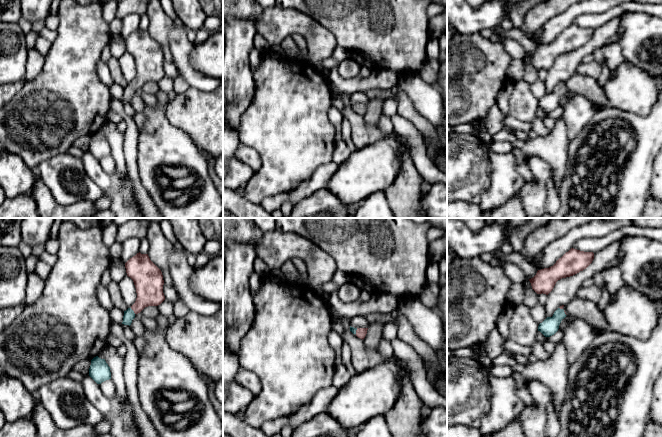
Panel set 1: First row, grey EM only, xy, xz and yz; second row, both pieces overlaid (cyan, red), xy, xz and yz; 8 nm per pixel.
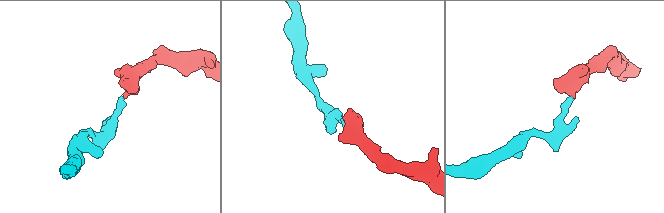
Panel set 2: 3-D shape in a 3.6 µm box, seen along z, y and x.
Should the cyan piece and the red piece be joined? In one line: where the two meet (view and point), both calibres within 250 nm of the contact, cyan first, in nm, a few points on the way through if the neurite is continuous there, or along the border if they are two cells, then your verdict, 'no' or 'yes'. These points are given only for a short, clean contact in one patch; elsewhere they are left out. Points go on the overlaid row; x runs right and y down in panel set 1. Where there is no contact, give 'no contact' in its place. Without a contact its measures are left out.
contact xy (133, 311); calibres 90 and 220 nm; way xy (129, 315), (133, 311), (149, 293), (149, 285); yes

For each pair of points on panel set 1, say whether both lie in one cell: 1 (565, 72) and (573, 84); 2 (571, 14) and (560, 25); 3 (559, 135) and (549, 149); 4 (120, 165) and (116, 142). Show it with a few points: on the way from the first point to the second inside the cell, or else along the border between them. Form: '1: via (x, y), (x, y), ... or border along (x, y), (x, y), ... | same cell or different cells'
1: border along (575, 71), (564, 81) | different cells
2: via (568, 17), (563, 22) | same cell
3: via (558, 138), (552, 146) | same cell
4: via (120, 159), (117, 154), (117, 148) | same cell

